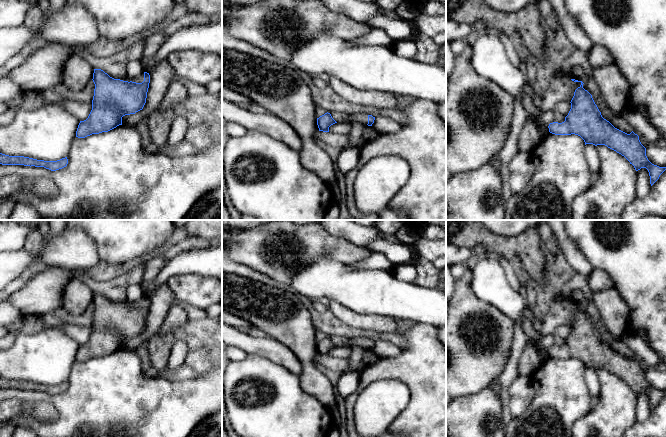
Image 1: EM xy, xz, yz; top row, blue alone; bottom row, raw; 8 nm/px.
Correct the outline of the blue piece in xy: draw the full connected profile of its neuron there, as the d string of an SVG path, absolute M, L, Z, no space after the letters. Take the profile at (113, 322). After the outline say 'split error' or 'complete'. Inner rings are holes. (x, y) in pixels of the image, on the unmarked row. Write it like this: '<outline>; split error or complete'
M94 293L92 304L95 308L92 334L86 344L80 345L76 355L76 361L78 362L108 356L122 349L123 340L135 338L142 334L146 327L150 299L147 296L142 296L137 302L128 306L114 303L101 293Z; split error

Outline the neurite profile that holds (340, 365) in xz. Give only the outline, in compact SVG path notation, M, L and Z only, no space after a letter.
M318 355L315 361L320 362L324 367L330 370L343 373L348 368L349 360L348 358L337 358L332 356Z

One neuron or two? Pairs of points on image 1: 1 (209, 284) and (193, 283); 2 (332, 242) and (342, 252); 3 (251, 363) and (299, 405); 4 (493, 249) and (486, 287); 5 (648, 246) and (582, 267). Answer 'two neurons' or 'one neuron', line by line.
1: one neuron
2: one neuron
3: one neuron
4: two neurons
5: two neurons

